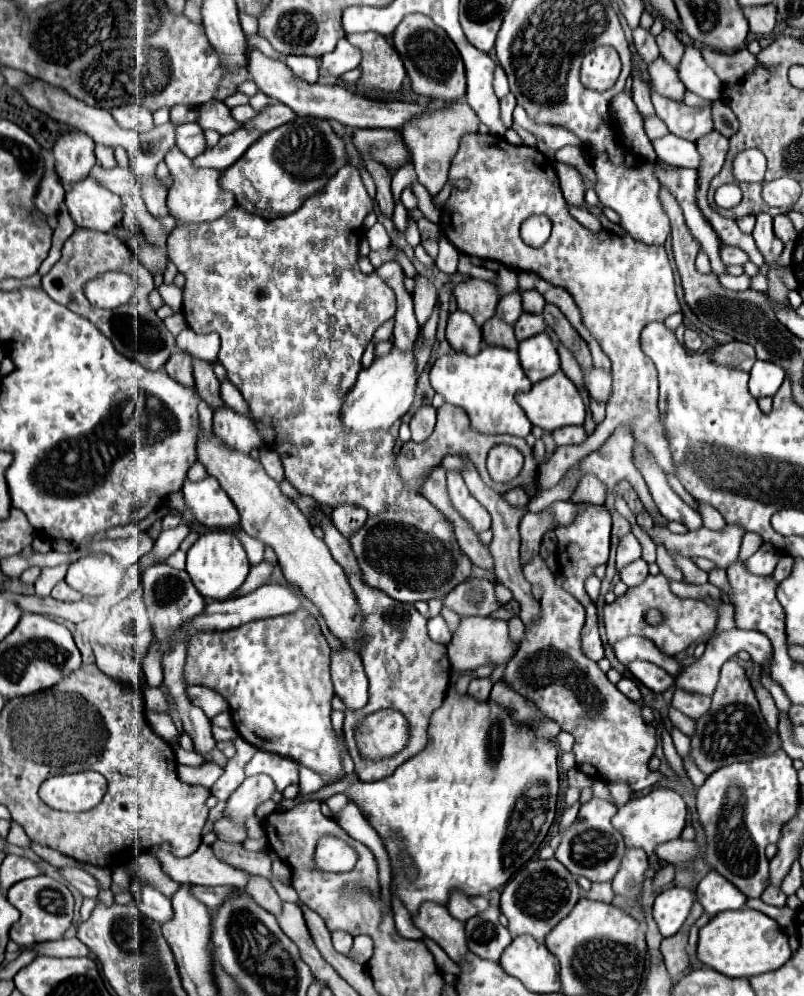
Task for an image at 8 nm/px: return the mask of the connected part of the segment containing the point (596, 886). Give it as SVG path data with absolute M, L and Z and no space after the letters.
M592 883L592 889L588 891L588 893L584 893L588 899L596 899L596 901L604 901L604 903L610 903L612 899L608 899L608 895L610 895L610 889L612 887L608 887L610 883Z

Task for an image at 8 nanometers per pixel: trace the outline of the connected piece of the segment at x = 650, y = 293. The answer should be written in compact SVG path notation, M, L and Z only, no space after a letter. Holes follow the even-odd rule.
M480 133L462 137L460 151L454 157L452 167L450 167L450 179L468 179L468 189L452 191L450 199L442 207L440 229L442 229L444 237L464 255L476 255L482 261L492 259L492 261L498 261L498 263L502 263L502 265L506 265L510 269L516 269L516 271L532 271L532 273L540 275L542 279L550 281L552 285L564 287L574 297L576 305L580 307L582 321L584 321L586 329L592 333L592 337L600 343L602 351L612 361L612 381L614 381L614 385L612 385L612 397L610 397L610 401L606 405L606 419L596 427L596 431L582 445L578 445L578 447L558 447L554 451L554 455L546 463L542 463L538 467L538 485L540 485L540 489L550 489L550 487L558 485L562 475L576 461L580 461L588 453L602 447L602 443L612 435L612 431L616 427L628 425L628 423L630 423L634 439L650 449L650 453L656 457L658 465L668 475L676 475L676 465L672 463L668 437L666 437L664 425L660 421L656 367L652 365L652 359L646 357L642 353L642 349L640 349L640 331L644 329L644 325L648 325L650 321L664 321L668 315L682 311L680 303L678 303L678 297L676 297L674 273L672 273L672 267L670 267L670 261L668 261L668 255L666 255L664 247L646 245L646 243L640 243L640 241L632 239L630 235L620 237L620 235L616 235L612 231L594 233L594 231L586 229L584 225L580 225L568 213L568 205L564 201L564 195L560 193L558 177L556 177L556 171L554 171L552 163L548 163L548 159L538 149L526 147L526 145L514 147L504 137L480 135ZM530 215L546 215L546 217L552 219L552 235L538 249L528 247L520 239L520 233L518 233L520 223L524 219L528 219Z

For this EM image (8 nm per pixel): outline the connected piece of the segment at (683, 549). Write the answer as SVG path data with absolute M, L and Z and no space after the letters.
M726 525L724 531L710 531L706 527L688 531L686 535L674 535L666 527L646 529L654 543L664 543L668 553L680 553L684 557L706 557L716 563L718 569L728 569L736 563L742 535L746 533L738 525Z

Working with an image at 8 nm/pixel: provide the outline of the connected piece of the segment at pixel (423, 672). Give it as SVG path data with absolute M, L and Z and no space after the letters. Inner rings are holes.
M314 509L314 519L318 521L318 525L324 531L324 543L328 545L332 557L342 565L342 569L350 581L350 587L354 589L360 615L364 619L360 657L364 661L364 669L366 669L366 675L370 681L370 697L368 697L368 705L362 711L360 709L346 711L344 739L346 739L346 747L354 759L356 775L362 781L378 781L378 779L392 775L396 771L396 767L400 767L404 761L408 761L410 757L414 757L426 749L430 715L442 705L446 691L448 691L450 661L446 655L446 645L440 645L428 637L428 631L426 631L428 619L416 611L414 603L394 601L386 593L364 585L362 577L360 577L362 575L360 567L356 563L356 557L350 549L348 539L332 525L332 519L328 519L320 509ZM380 709L398 709L400 713L404 713L412 725L412 739L410 739L408 747L402 753L394 755L392 759L384 759L380 763L366 763L356 751L354 727L364 715L370 715Z

